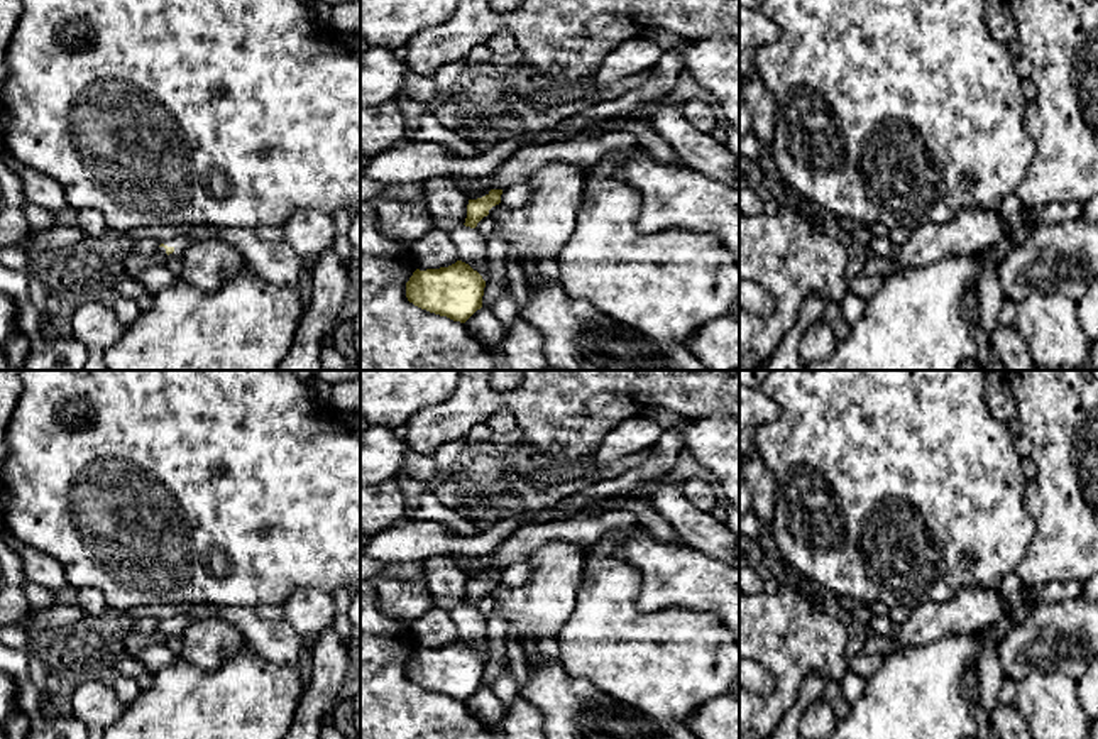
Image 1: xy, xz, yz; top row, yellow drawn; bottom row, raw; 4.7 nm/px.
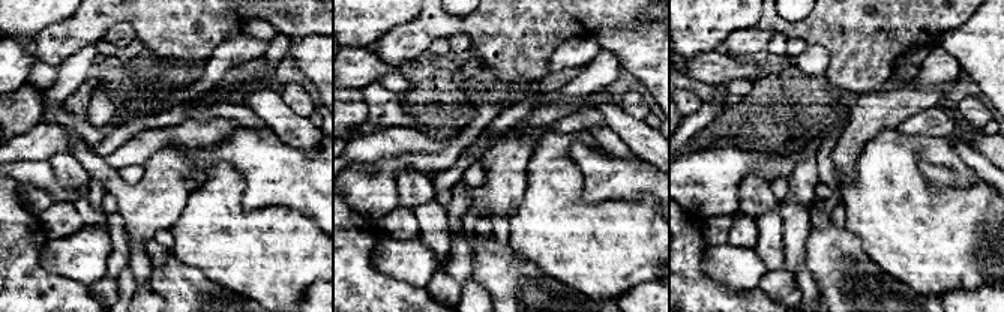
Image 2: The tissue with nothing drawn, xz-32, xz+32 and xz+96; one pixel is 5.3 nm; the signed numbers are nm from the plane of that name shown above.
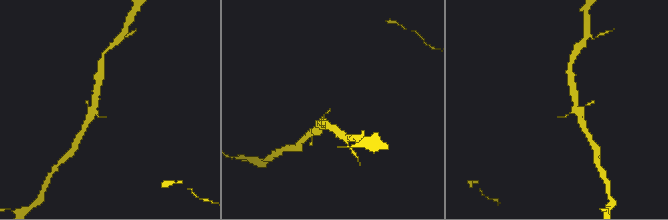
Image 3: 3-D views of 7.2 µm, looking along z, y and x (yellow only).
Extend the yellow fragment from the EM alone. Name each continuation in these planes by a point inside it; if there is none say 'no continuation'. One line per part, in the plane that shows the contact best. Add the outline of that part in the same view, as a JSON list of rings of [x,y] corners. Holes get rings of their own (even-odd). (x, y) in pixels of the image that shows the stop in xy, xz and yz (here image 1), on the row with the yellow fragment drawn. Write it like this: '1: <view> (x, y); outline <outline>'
1: xy (181, 244); outline [[[179,237],[179,238],[169,238],[162,242],[164,245],[157,249],[156,259],[181,259],[181,255],[186,252],[186,249],[193,244],[195,240],[188,237]]]

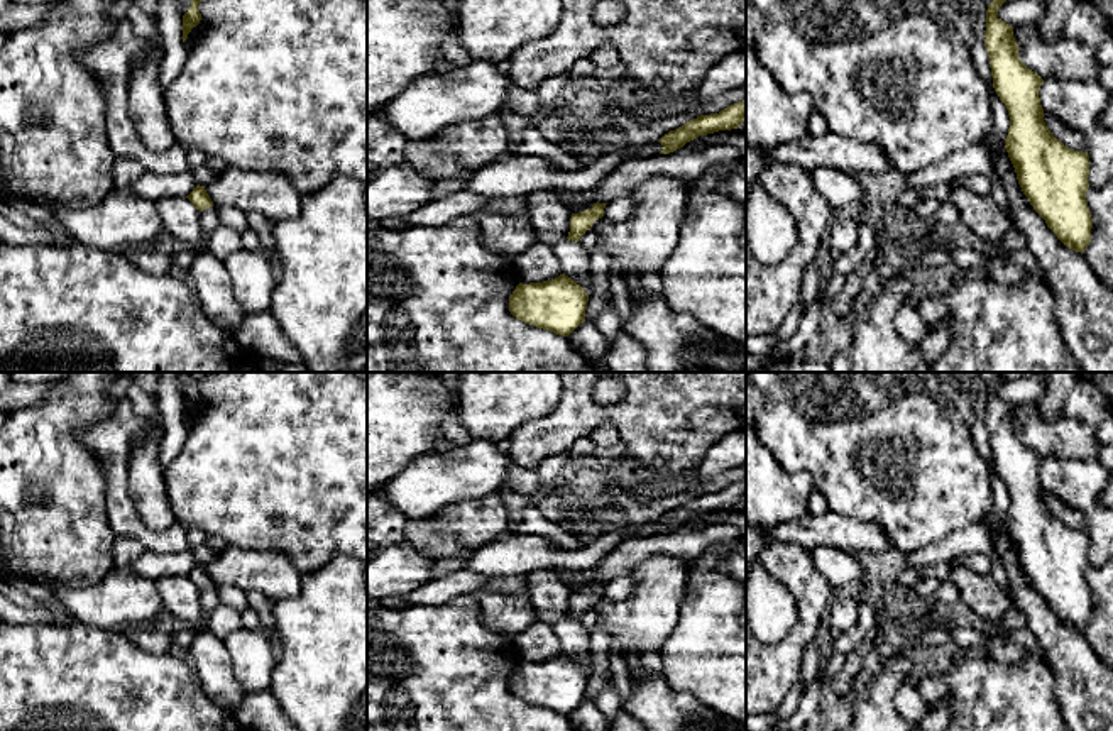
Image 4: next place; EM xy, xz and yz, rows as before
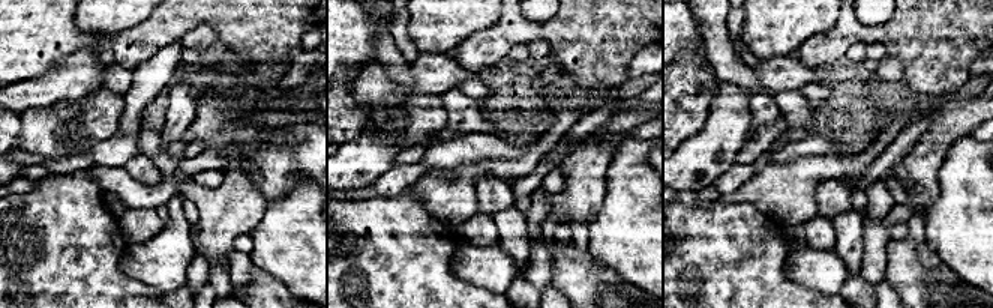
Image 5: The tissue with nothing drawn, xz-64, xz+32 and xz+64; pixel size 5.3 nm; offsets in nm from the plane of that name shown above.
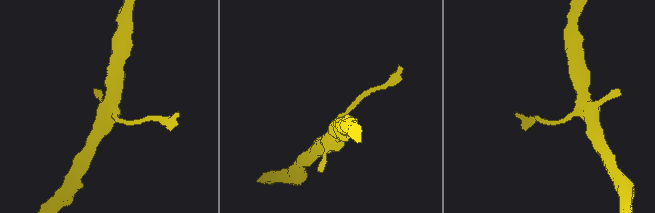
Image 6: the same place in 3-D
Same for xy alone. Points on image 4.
no continuation

